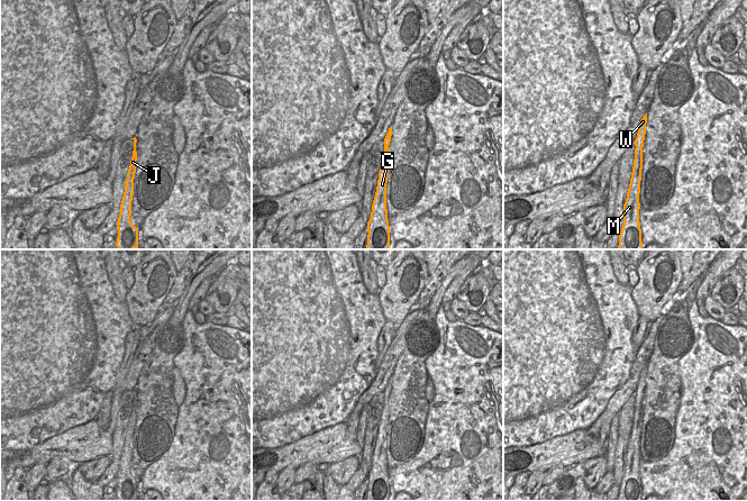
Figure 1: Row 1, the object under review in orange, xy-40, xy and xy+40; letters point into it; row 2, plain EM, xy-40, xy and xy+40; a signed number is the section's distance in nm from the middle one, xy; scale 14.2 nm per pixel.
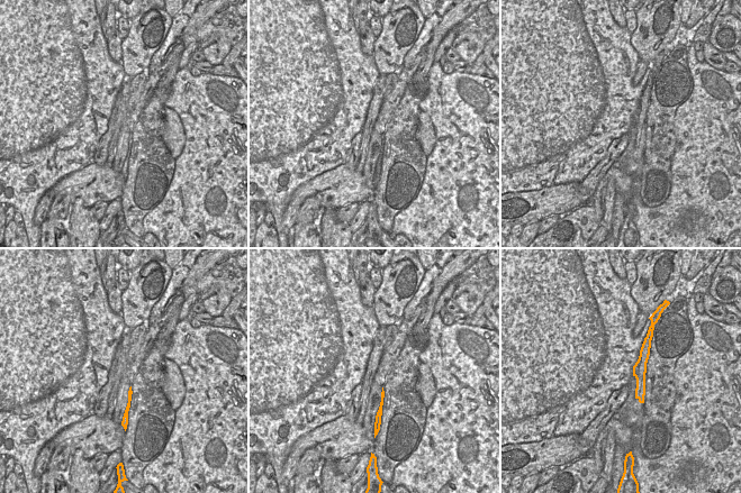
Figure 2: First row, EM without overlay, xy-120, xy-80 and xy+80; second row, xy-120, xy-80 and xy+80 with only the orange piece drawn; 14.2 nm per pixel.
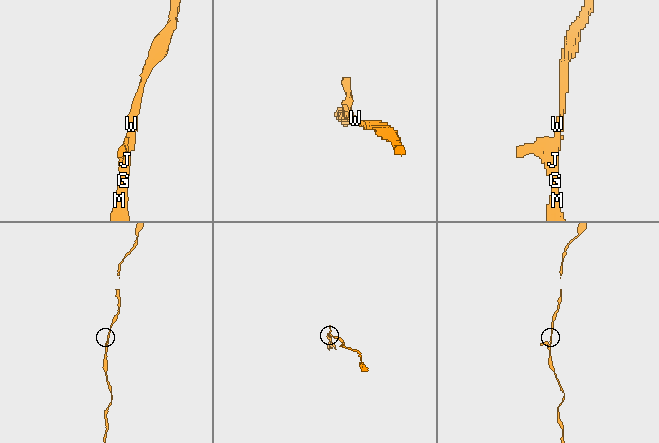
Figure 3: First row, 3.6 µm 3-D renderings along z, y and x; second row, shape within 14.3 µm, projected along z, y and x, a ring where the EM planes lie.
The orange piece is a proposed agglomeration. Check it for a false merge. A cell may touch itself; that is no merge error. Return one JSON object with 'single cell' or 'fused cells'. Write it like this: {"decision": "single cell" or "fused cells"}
{"decision": "single cell"}

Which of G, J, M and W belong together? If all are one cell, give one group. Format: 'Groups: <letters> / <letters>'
Groups: G J M W.

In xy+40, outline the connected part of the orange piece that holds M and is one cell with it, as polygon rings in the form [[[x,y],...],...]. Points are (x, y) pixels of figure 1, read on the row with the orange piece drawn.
[[[647,113],[639,124],[635,139],[635,160],[627,199],[623,204],[623,225],[619,235],[618,249],[643,249],[639,222],[639,193],[643,170],[643,147],[646,135]]]

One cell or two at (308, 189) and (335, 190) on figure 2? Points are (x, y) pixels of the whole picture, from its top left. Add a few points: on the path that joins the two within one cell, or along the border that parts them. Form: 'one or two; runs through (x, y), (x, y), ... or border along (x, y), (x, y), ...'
one; runs through (315, 188), (328, 185)

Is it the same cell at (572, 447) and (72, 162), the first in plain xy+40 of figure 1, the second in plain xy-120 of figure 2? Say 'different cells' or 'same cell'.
different cells

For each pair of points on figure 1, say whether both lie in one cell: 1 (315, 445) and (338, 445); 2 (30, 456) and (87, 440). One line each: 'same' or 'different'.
1: same
2: same

